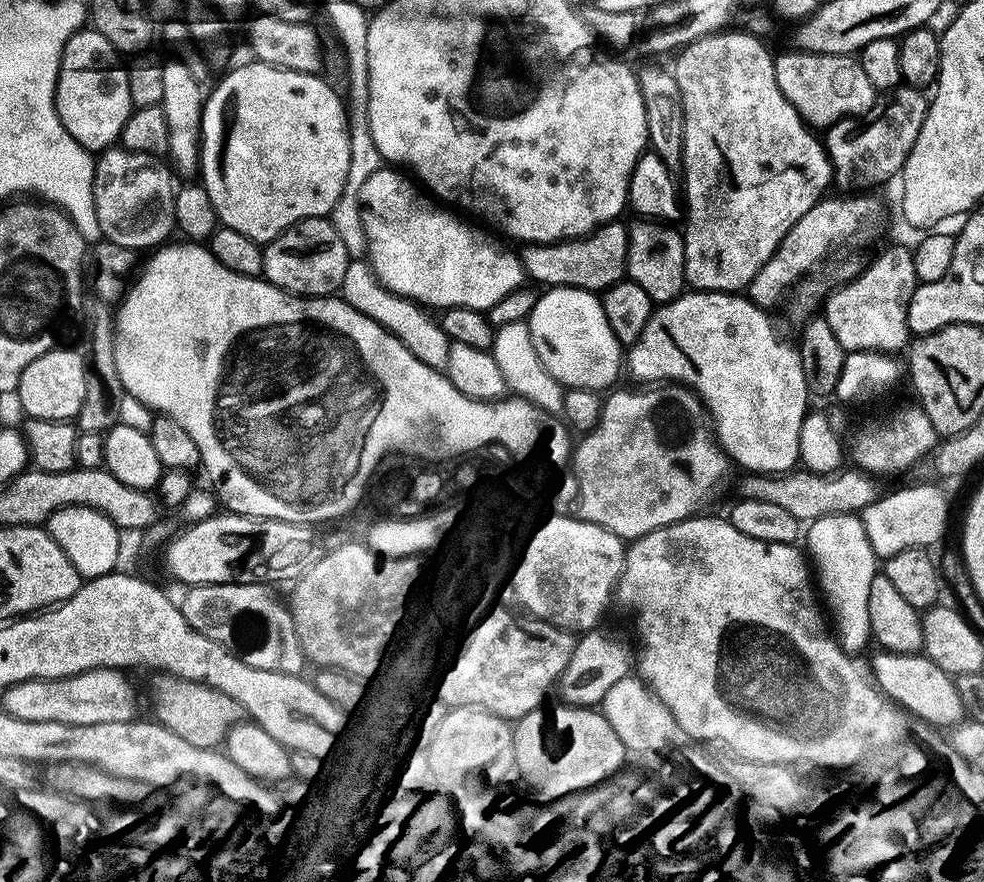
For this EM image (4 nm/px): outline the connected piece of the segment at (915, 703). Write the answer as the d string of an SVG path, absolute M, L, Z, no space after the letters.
M887 650L879 654L881 656L872 664L871 675L889 700L899 704L913 717L921 716L922 719L933 720L936 724L956 726L965 719L964 699L956 688L956 680L942 671L935 662L923 654L901 654Z

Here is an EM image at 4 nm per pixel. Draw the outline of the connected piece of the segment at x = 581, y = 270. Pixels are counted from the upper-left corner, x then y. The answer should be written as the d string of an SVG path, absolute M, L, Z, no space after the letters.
M624 222L617 223L616 236L593 234L582 240L566 240L559 244L533 244L522 252L524 274L537 285L544 284L549 289L574 287L578 290L603 294L621 283L628 270L628 229Z

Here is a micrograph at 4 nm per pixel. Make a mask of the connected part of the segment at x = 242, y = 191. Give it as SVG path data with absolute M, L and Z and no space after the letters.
M259 62L244 64L236 68L204 101L204 117L201 122L199 175L204 176L202 187L210 194L210 202L216 211L216 219L223 227L238 230L238 234L246 234L255 244L267 246L277 240L283 232L300 224L303 220L318 220L331 217L332 211L345 199L347 175L351 164L351 134L349 132L349 109L345 101L316 74L298 74L271 68Z

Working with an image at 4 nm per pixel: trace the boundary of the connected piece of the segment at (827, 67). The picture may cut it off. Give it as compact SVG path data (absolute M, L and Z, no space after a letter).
M791 51L775 57L775 78L783 96L795 106L809 127L827 130L840 120L872 112L878 103L878 93L855 57Z

